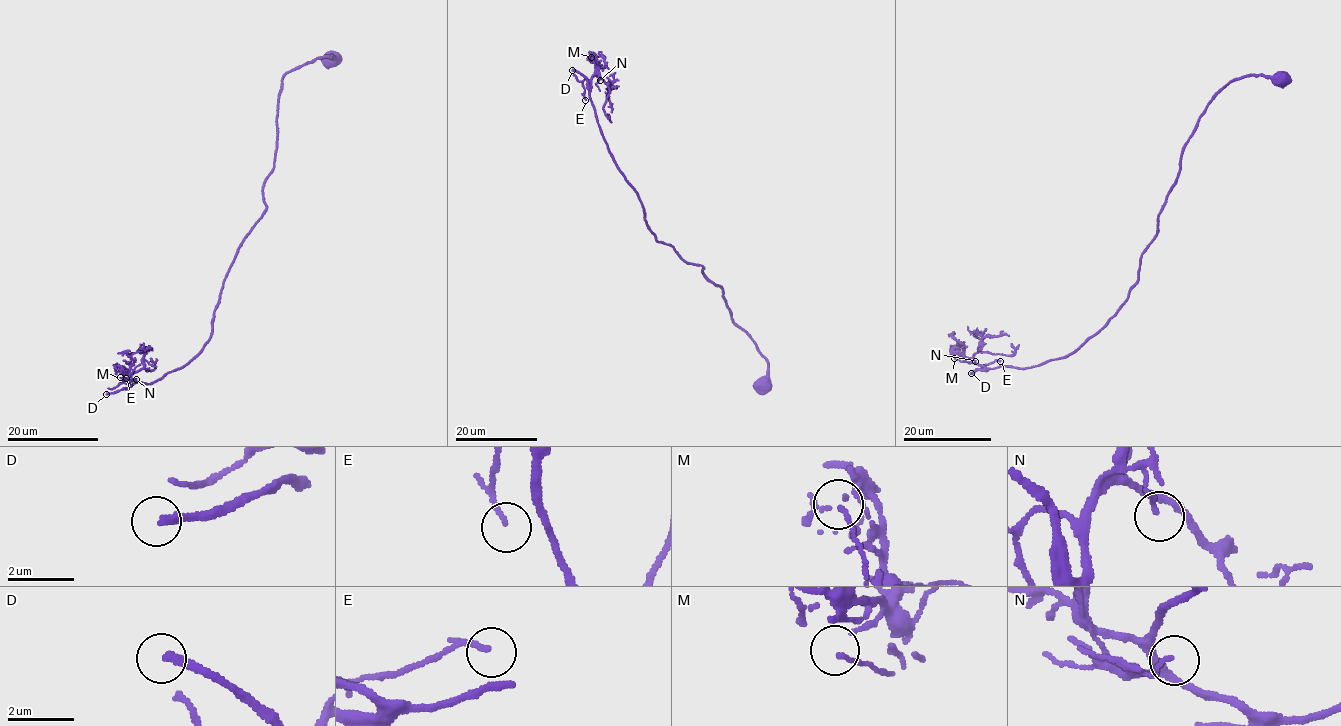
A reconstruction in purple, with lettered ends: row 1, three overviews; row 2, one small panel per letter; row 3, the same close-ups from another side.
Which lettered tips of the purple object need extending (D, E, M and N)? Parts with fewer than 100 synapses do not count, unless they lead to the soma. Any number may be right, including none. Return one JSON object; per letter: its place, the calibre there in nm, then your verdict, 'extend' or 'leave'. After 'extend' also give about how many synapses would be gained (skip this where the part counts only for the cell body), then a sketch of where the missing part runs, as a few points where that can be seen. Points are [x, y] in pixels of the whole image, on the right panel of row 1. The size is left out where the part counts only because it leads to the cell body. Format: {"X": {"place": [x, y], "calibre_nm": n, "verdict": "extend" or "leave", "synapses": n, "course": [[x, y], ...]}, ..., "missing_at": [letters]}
{"D": {"place": [971, 373], "calibre_nm": 240, "verdict": "extend", "synapses": 190, "course": [[971, 373], [955, 373], [935, 358], [935, 210], [953, 159], [967, 146], [953, 151], [953, 135]]}, "E": {"place": [1000, 361], "calibre_nm": 130, "verdict": "leave"}, "M": {"place": [954, 358], "calibre_nm": 120, "verdict": "leave"}, "N": {"place": [975, 361], "calibre_nm": 110, "verdict": "leave"}, "missing_at": ["D"]}

